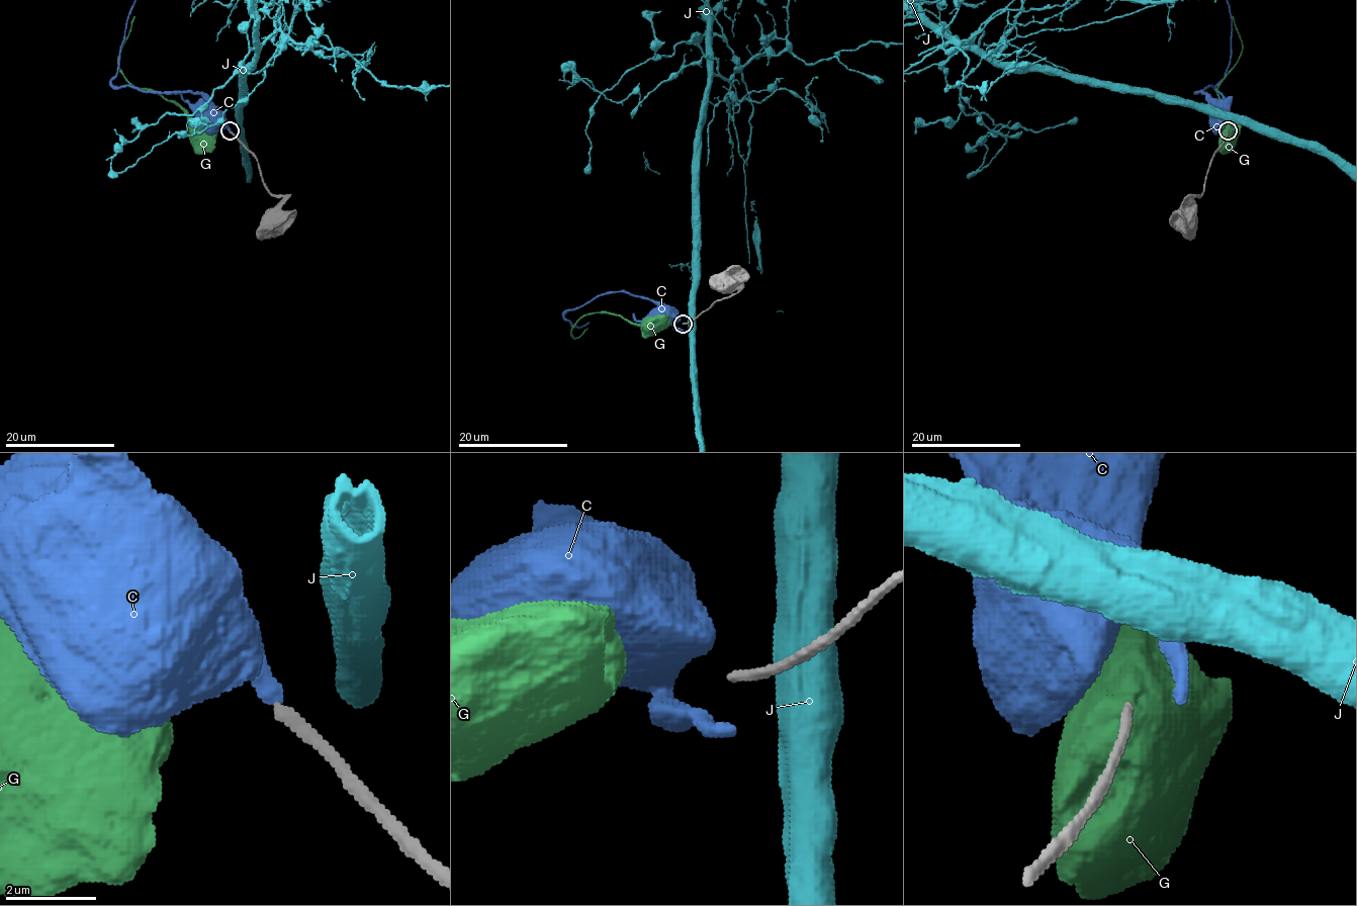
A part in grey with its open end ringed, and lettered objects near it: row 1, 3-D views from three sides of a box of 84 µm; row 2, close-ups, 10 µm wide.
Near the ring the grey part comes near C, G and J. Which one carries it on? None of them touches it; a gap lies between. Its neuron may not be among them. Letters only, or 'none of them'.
none of them

